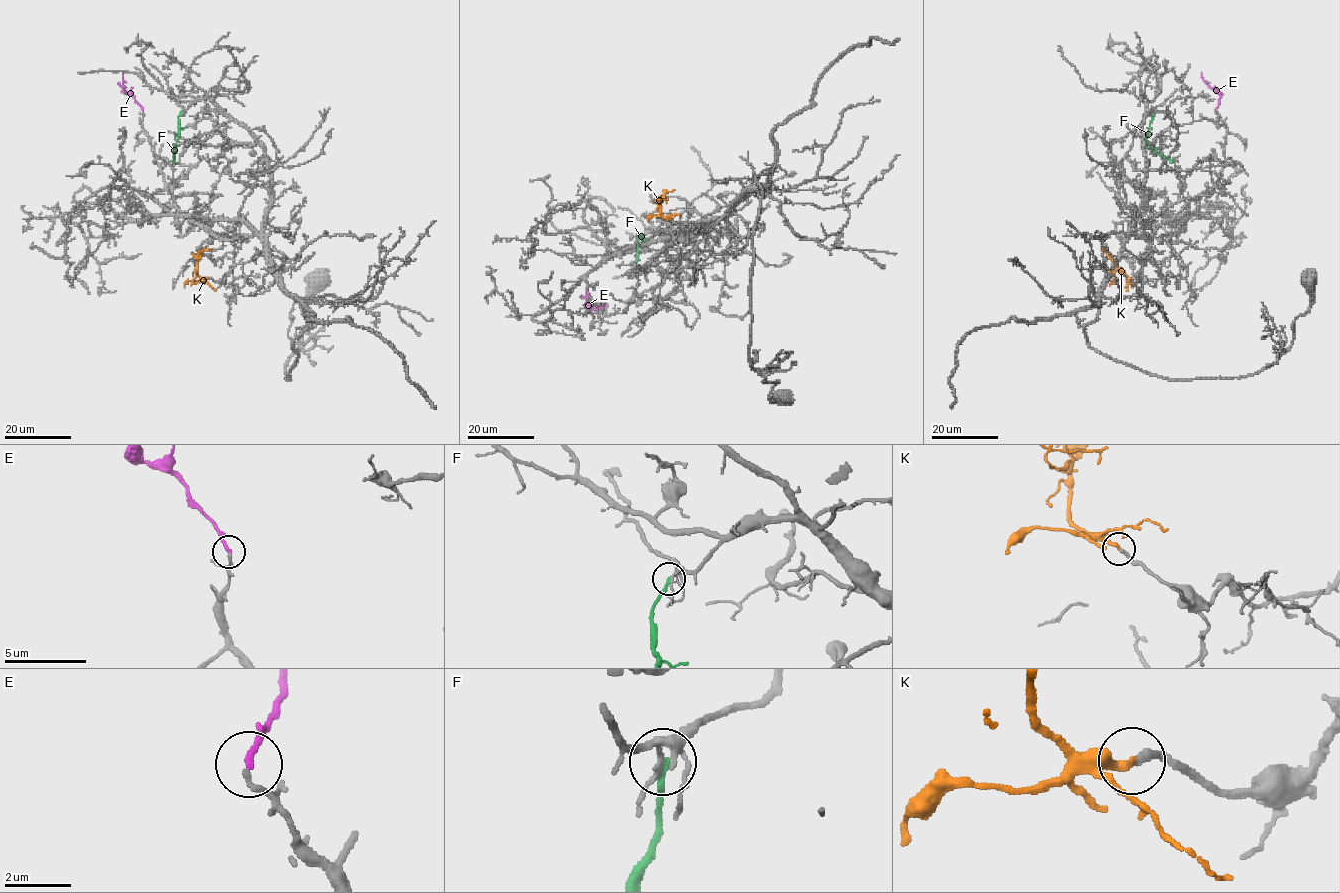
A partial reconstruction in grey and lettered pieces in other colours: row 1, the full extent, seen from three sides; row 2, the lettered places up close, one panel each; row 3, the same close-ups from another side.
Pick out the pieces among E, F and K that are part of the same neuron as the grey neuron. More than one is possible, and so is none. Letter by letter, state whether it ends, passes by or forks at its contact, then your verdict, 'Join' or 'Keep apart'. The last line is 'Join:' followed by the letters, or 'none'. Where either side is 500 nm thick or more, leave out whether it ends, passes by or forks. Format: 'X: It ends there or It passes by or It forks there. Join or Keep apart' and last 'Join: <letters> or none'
E: It ends there. Keep apart
F: It ends there. Keep apart
K: It ends there. Join
Join: K

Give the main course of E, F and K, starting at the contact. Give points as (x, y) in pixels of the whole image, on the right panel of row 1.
E: (1215, 111), (1220, 93), (1208, 85), (1201, 73)
F: (1152, 110), (1146, 143), (1172, 163)
K: (1131, 278), (1117, 268), (1114, 280)

